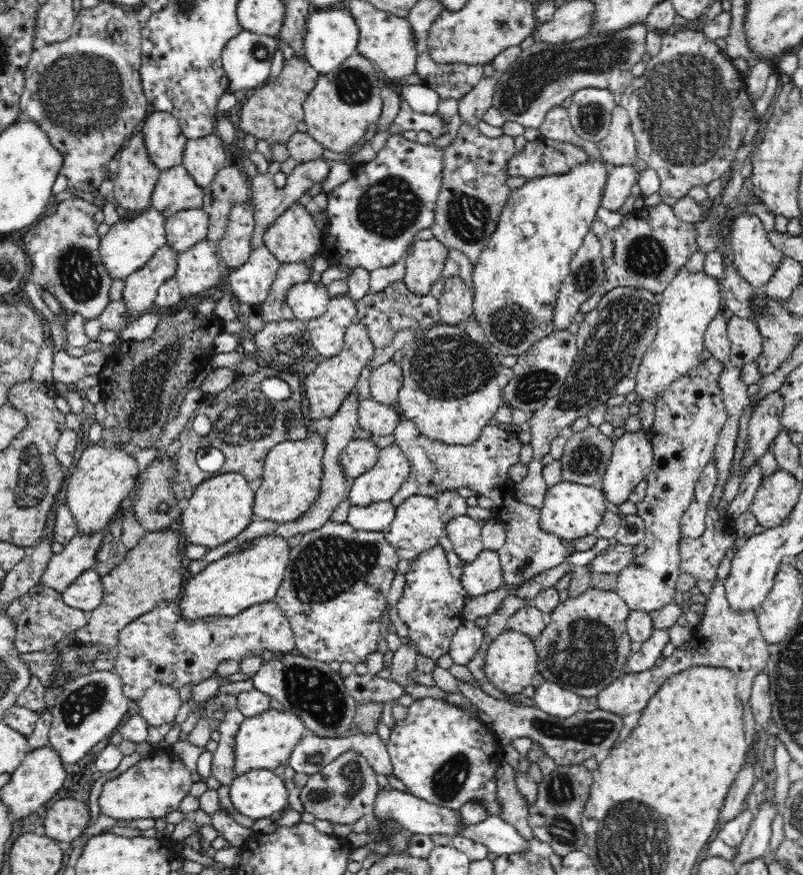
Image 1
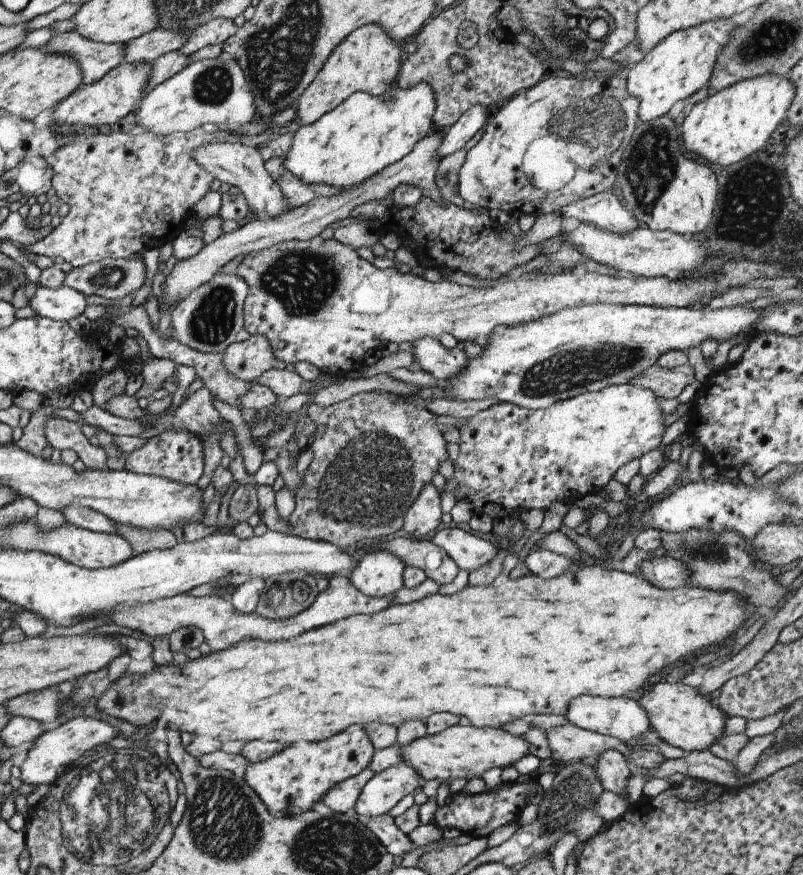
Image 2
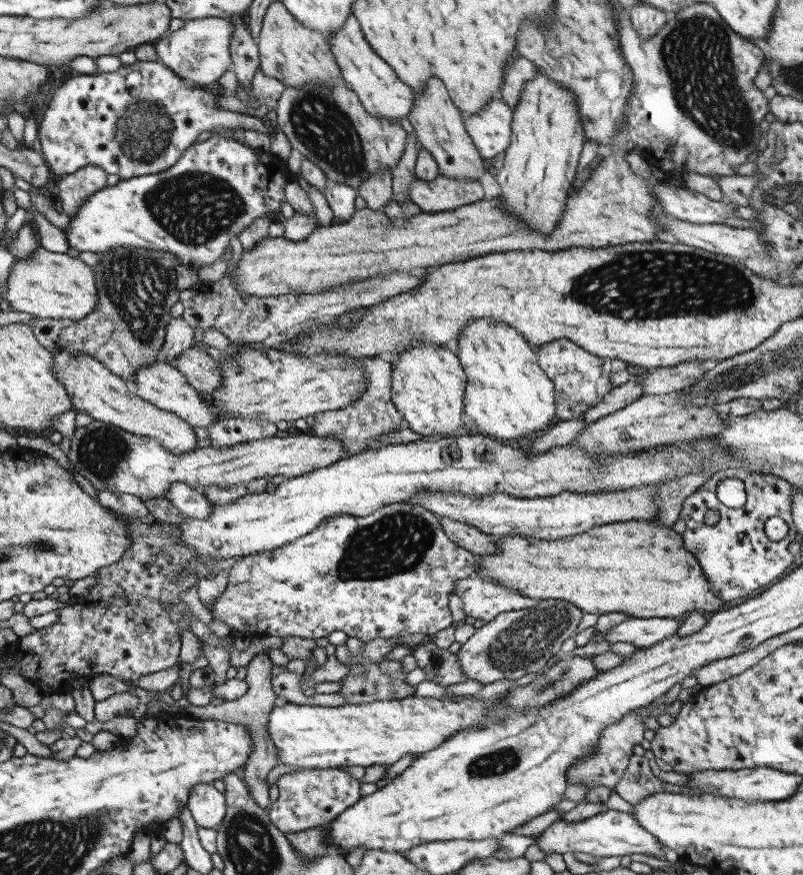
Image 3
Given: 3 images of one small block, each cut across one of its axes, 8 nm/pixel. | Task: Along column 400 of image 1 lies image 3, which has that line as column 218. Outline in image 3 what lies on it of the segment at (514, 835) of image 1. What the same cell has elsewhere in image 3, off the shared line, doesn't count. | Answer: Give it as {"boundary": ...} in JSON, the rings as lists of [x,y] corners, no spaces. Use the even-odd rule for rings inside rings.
{"boundary":[[[197,784],[190,791],[187,807],[198,827],[217,830],[226,815],[225,794],[213,785]]]}

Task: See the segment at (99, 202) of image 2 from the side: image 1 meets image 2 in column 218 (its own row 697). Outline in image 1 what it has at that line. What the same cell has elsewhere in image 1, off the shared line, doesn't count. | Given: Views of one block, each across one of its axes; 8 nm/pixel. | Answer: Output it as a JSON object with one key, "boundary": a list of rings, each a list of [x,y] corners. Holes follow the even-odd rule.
{"boundary":[[[162,600],[156,608],[152,608],[150,612],[138,616],[136,620],[127,624],[119,632],[117,639],[119,643],[116,656],[114,656],[113,670],[122,680],[124,695],[134,701],[142,699],[148,688],[158,682],[164,682],[177,691],[186,684],[196,686],[198,682],[211,678],[222,660],[240,662],[242,657],[250,653],[260,656],[264,650],[270,650],[273,653],[294,653],[294,648],[296,648],[289,620],[275,600],[254,604],[236,616],[218,616],[218,618],[206,616],[200,620],[182,618],[178,601]]]}

